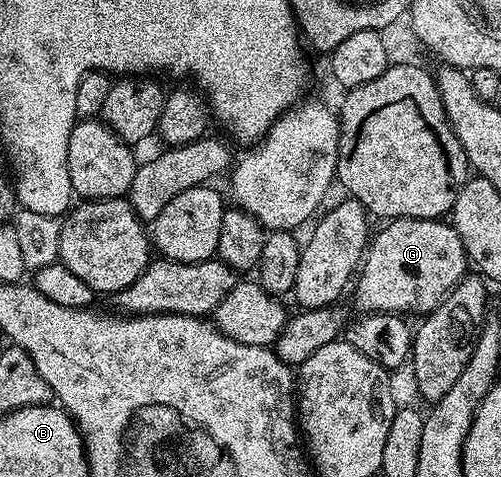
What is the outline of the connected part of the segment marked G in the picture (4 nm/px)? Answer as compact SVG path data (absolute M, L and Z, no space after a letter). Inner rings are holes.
M394 218L382 226L385 227L378 234L376 231L368 243L367 257L356 279L357 291L353 298L357 301L358 311L402 316L408 315L408 310L416 316L430 314L467 273L467 255L461 237L448 221L436 218Z

